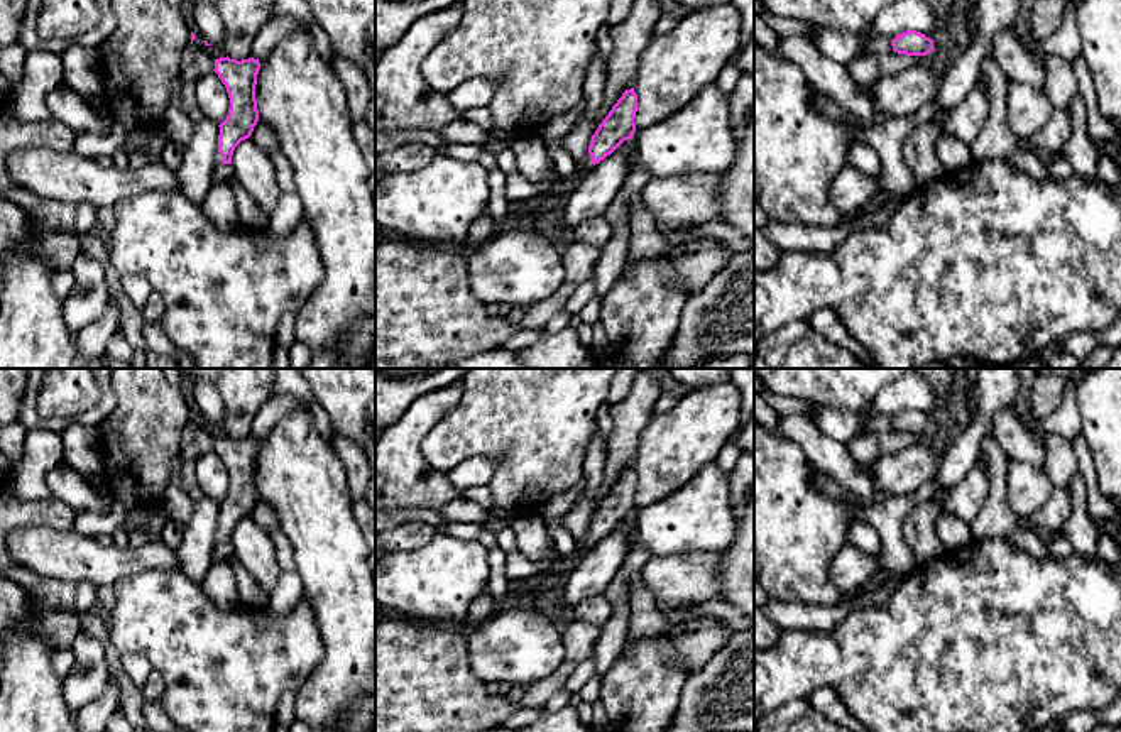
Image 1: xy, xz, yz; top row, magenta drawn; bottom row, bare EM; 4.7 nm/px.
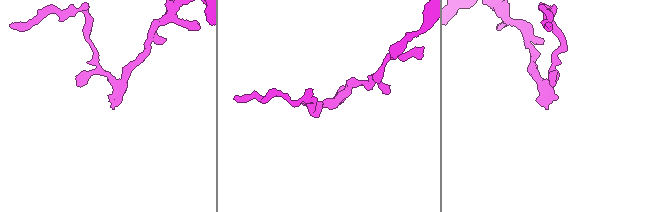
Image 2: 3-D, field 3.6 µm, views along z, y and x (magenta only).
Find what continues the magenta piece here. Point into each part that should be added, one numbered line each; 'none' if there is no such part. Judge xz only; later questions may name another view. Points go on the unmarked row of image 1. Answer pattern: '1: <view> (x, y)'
1: xz (584, 541)

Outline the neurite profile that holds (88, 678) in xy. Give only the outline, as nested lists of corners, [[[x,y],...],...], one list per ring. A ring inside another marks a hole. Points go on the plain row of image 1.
[[[79,632],[71,644],[71,651],[74,661],[63,681],[63,700],[76,713],[107,691],[110,671],[103,644],[96,637]]]

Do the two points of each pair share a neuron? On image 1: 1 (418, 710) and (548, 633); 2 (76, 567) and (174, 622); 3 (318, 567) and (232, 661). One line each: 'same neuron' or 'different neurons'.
1: different neurons
2: different neurons
3: different neurons

